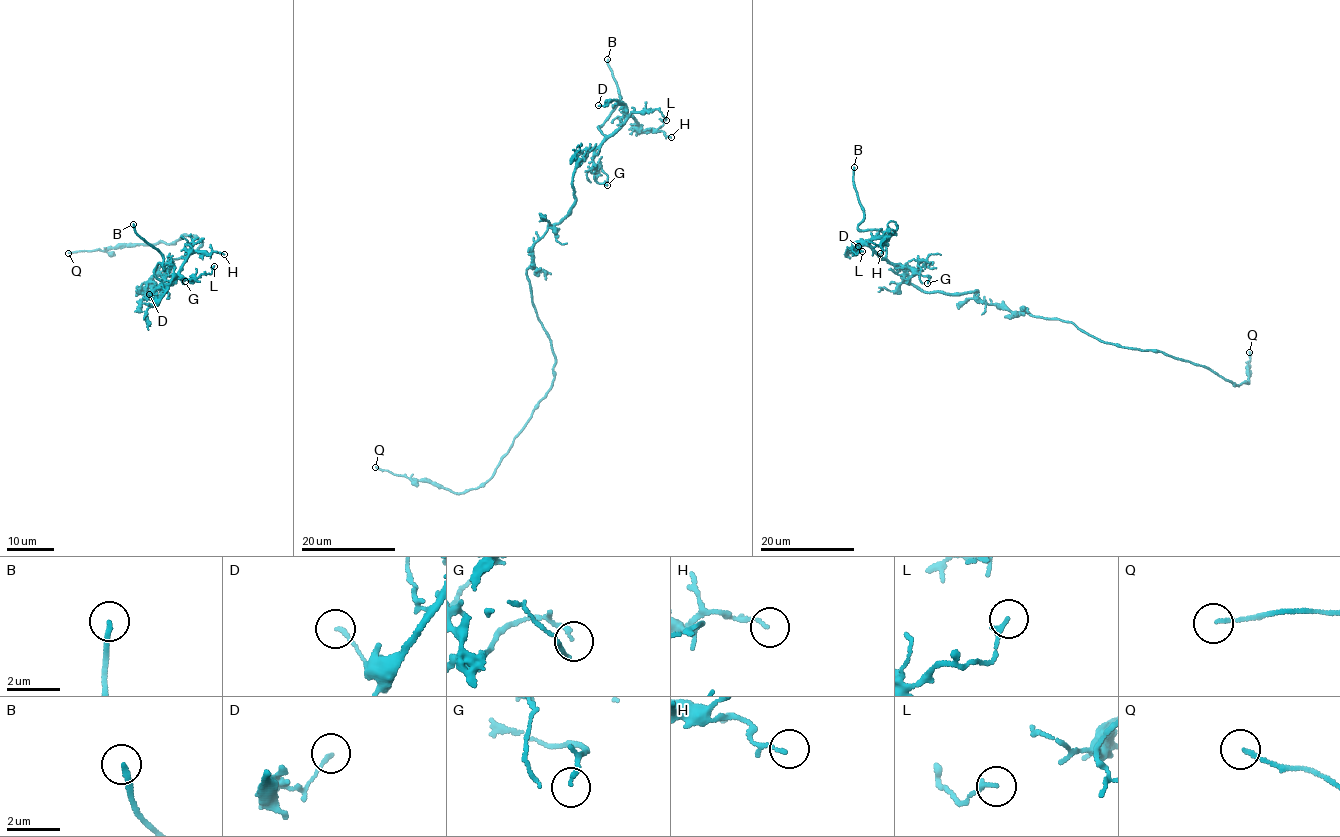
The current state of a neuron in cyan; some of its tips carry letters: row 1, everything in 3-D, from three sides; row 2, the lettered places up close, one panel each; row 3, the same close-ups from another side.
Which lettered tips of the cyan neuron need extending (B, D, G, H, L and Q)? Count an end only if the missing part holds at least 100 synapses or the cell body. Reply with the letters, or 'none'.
B

